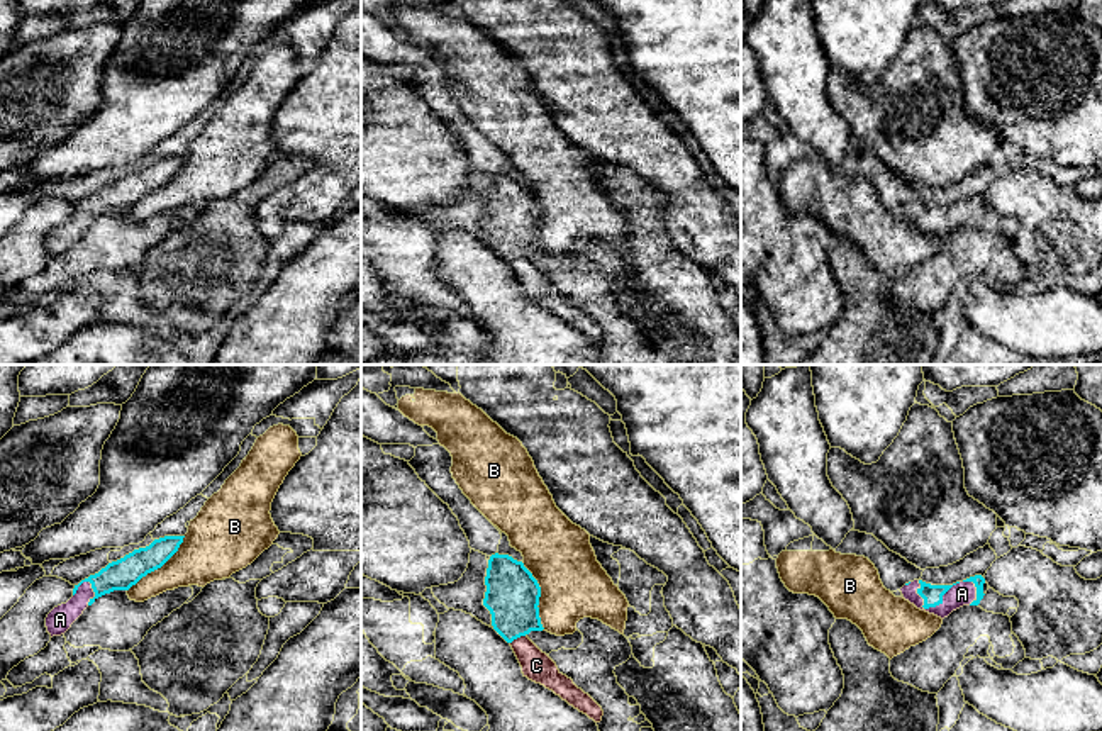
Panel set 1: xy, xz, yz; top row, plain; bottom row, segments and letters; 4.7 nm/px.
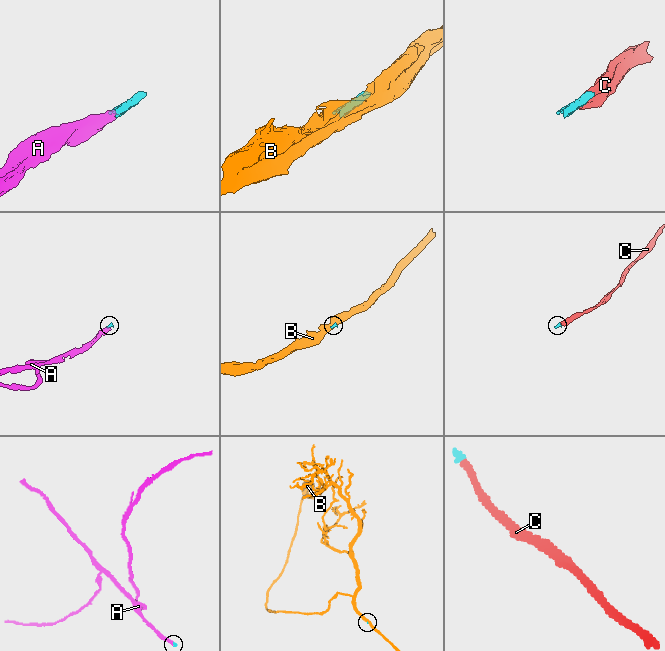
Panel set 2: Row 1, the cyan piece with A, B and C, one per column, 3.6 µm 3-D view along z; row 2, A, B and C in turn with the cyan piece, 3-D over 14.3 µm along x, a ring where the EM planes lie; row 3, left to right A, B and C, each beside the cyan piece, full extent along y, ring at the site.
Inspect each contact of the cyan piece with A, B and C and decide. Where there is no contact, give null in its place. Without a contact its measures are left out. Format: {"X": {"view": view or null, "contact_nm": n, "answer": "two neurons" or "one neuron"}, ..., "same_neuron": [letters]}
{"A": {"view": "yz", "contact_nm": 220, "answer": "one neuron"}, "B": {"view": "xz", "contact_nm": 340, "answer": "two neurons"}, "C": {"view": "xz", "contact_nm": 80, "answer": "one neuron"}, "same_neuron": ["A", "C"]}

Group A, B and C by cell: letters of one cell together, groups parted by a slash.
A C / B

